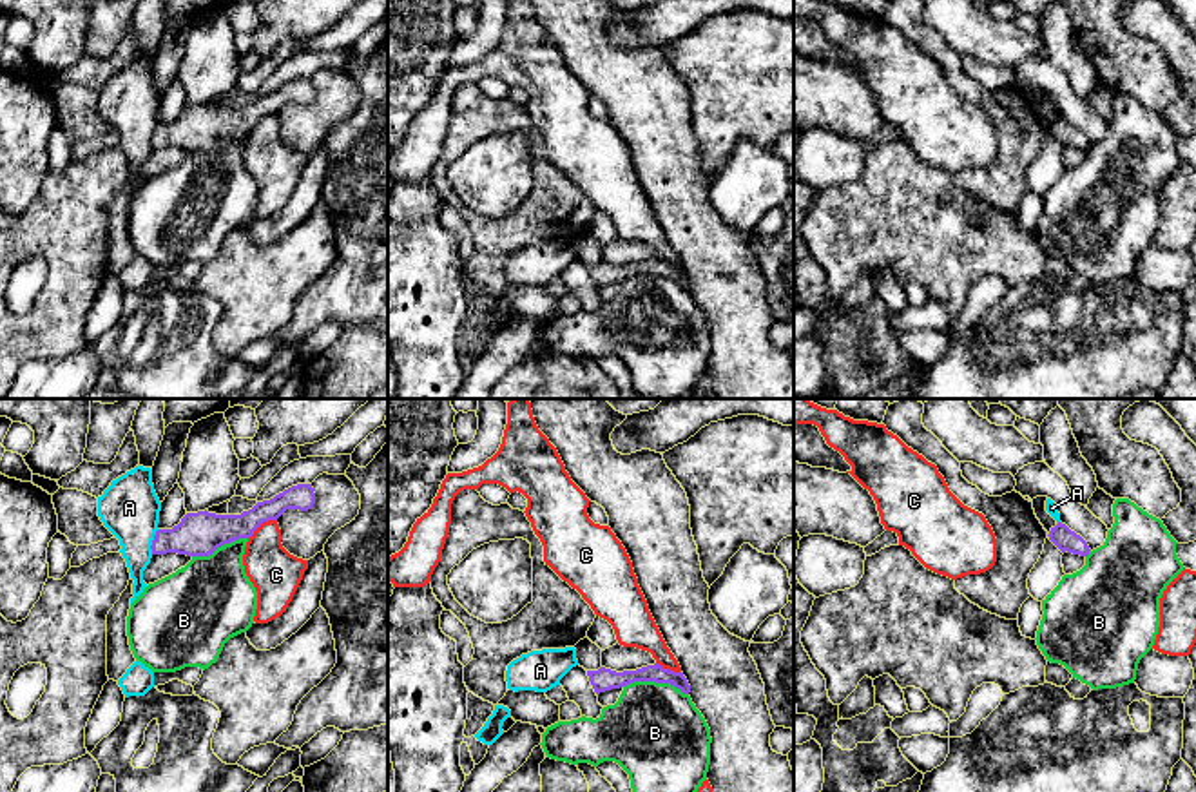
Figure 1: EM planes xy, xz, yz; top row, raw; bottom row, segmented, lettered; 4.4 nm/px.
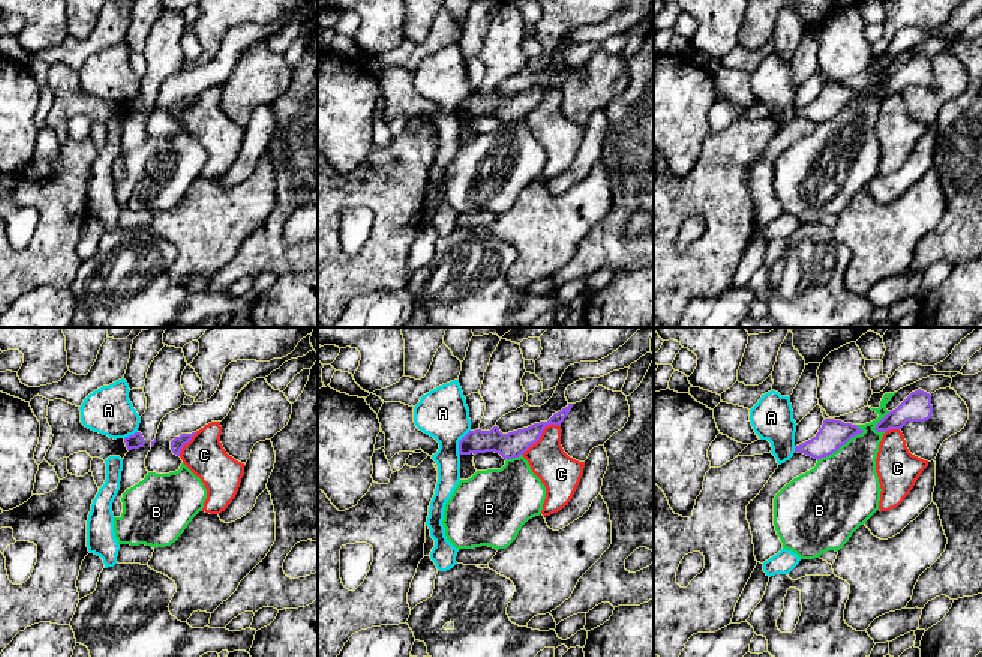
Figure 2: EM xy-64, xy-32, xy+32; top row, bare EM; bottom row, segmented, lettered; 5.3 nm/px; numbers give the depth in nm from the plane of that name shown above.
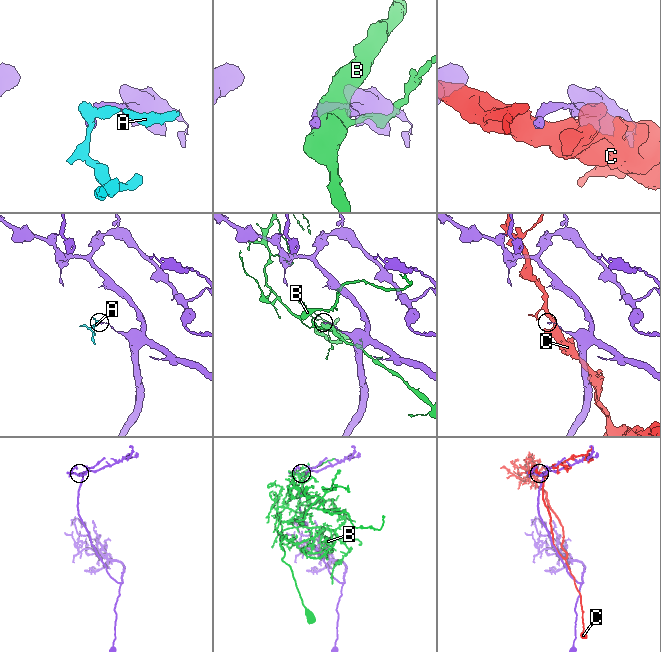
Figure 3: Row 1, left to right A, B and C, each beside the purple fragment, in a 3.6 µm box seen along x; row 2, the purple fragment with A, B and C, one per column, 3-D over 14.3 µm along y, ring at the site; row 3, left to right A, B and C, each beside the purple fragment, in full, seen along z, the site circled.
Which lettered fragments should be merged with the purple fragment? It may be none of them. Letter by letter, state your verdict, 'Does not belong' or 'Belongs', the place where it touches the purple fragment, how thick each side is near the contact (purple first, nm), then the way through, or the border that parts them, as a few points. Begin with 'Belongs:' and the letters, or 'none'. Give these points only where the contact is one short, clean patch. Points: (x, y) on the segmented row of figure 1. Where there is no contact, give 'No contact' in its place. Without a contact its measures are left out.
Belongs: none
A: Does not belong. Touches purple at xy (153, 542). Thickness 190 nm (purple) against 280 nm. Boundary: xy (158, 530), (151, 553)
B: Does not belong. Touches purple at xz (656, 682). Thickness 100 nm (purple) against 420 nm
C: Does not belong. Touches purple at xy (261, 522). Thickness 170 nm (purple) against 220 nm

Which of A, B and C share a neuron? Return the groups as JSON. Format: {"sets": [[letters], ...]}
{"sets": [["A"], ["B"], ["C"]]}

